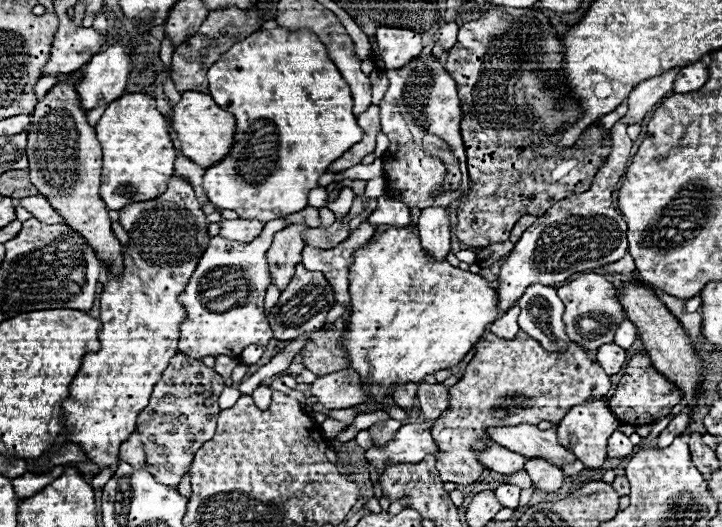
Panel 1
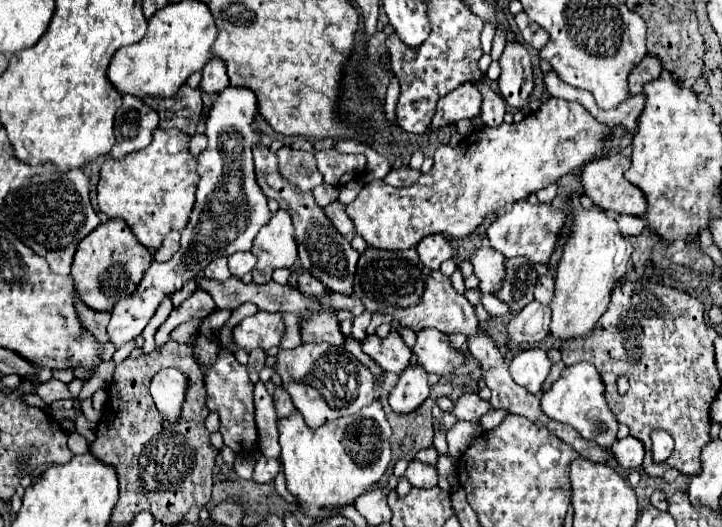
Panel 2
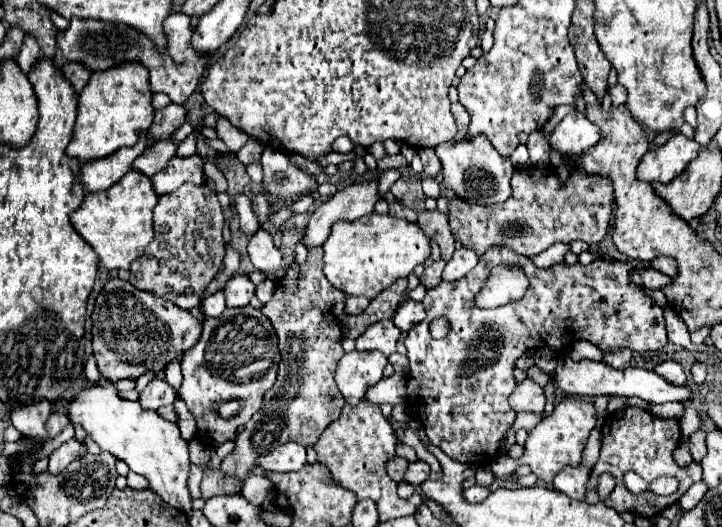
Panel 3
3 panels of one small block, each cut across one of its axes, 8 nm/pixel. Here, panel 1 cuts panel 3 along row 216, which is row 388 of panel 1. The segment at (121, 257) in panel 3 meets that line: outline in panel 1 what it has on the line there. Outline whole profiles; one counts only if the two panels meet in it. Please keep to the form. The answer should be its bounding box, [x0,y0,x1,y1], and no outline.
[62,178,208,470]

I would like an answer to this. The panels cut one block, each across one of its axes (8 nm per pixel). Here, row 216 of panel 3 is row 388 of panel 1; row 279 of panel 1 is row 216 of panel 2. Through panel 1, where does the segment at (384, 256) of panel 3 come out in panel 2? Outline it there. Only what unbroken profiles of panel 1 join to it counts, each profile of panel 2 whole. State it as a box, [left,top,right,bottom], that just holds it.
[346,98,610,250]

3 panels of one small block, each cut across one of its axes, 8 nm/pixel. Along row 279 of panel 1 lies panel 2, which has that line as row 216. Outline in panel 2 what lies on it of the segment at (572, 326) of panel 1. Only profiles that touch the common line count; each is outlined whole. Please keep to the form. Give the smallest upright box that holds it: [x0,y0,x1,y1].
[550,196,632,340]

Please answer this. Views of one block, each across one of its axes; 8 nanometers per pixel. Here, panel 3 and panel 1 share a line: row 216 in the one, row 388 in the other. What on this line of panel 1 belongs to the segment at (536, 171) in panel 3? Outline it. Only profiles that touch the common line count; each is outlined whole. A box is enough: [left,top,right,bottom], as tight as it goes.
[432,330,610,486]

